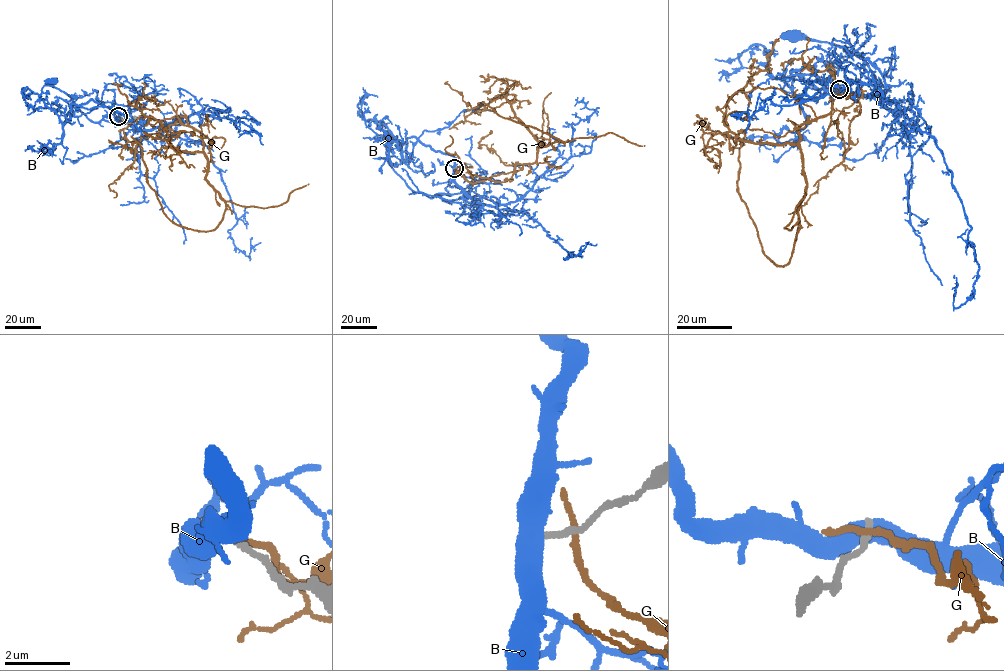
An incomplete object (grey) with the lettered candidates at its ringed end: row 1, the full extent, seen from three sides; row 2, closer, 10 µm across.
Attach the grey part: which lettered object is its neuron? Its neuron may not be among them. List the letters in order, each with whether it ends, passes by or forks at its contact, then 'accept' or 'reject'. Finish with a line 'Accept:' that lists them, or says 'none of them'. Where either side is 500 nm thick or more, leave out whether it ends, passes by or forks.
B: reject
G: it ends | reject
Accept: none of them

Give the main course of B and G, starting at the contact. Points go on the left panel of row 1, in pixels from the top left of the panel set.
B: (118, 116), (118, 119), (126, 122), (93, 122), (69, 96), (50, 84)
G: (120, 117), (187, 119), (225, 203), (221, 223), (174, 223), (141, 146), (108, 139)

